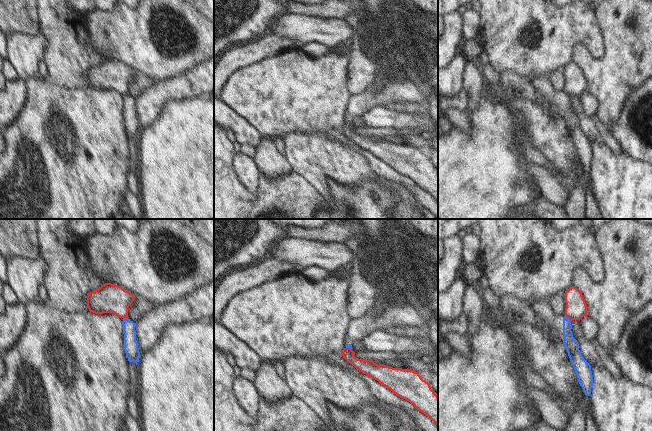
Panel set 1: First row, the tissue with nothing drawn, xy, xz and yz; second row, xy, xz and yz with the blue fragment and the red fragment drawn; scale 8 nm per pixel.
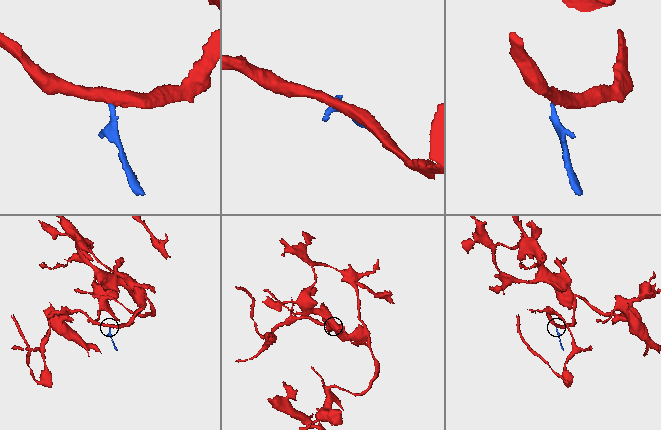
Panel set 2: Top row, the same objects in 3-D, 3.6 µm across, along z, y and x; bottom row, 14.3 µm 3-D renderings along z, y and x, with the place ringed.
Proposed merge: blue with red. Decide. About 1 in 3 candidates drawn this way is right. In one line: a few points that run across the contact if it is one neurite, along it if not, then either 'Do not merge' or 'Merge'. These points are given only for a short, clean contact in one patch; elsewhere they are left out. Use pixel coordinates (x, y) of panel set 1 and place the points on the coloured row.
Line: yz (565, 315), (570, 321). Do not merge.

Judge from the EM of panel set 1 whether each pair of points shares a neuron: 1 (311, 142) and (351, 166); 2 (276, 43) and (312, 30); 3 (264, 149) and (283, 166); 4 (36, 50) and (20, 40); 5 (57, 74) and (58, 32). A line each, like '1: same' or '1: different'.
1: same
2: different
3: same
4: same
5: same

